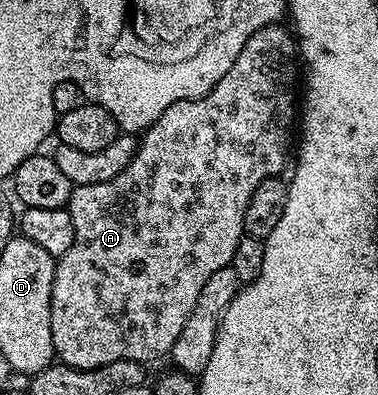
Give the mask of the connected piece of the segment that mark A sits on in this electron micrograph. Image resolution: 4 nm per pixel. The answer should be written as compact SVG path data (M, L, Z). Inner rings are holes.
M271 25L261 27L260 30L254 31L244 45L244 49L240 49L240 57L236 57L236 61L232 61L232 69L228 69L228 73L224 73L224 77L220 77L220 81L216 81L216 85L207 95L199 99L185 99L184 101L176 101L176 105L168 105L168 109L164 109L164 113L160 113L160 117L153 123L151 127L145 128L141 132L138 139L138 151L132 157L132 161L128 161L128 165L120 173L116 173L116 177L112 177L112 181L100 181L100 185L84 185L83 187L75 187L74 192L70 194L70 202L68 210L72 217L72 229L74 230L74 240L72 241L72 249L68 249L68 253L64 253L62 258L57 260L54 265L54 284L52 285L52 345L54 346L54 354L59 360L73 367L80 369L96 369L100 365L108 365L108 361L136 361L137 363L149 364L149 359L158 359L169 356L172 345L176 345L176 337L180 337L180 332L184 329L185 323L188 322L188 316L192 313L192 309L196 309L196 301L200 297L200 289L204 289L208 277L212 277L212 273L216 273L216 269L224 269L230 266L232 257L236 253L236 245L240 245L244 234L244 209L248 209L248 201L252 201L252 193L256 193L256 185L260 185L260 181L272 179L283 174L282 170L286 167L286 154L290 151L290 130L296 127L296 95L294 99L294 82L300 79L300 52L295 39L289 30L286 31L282 25Z

